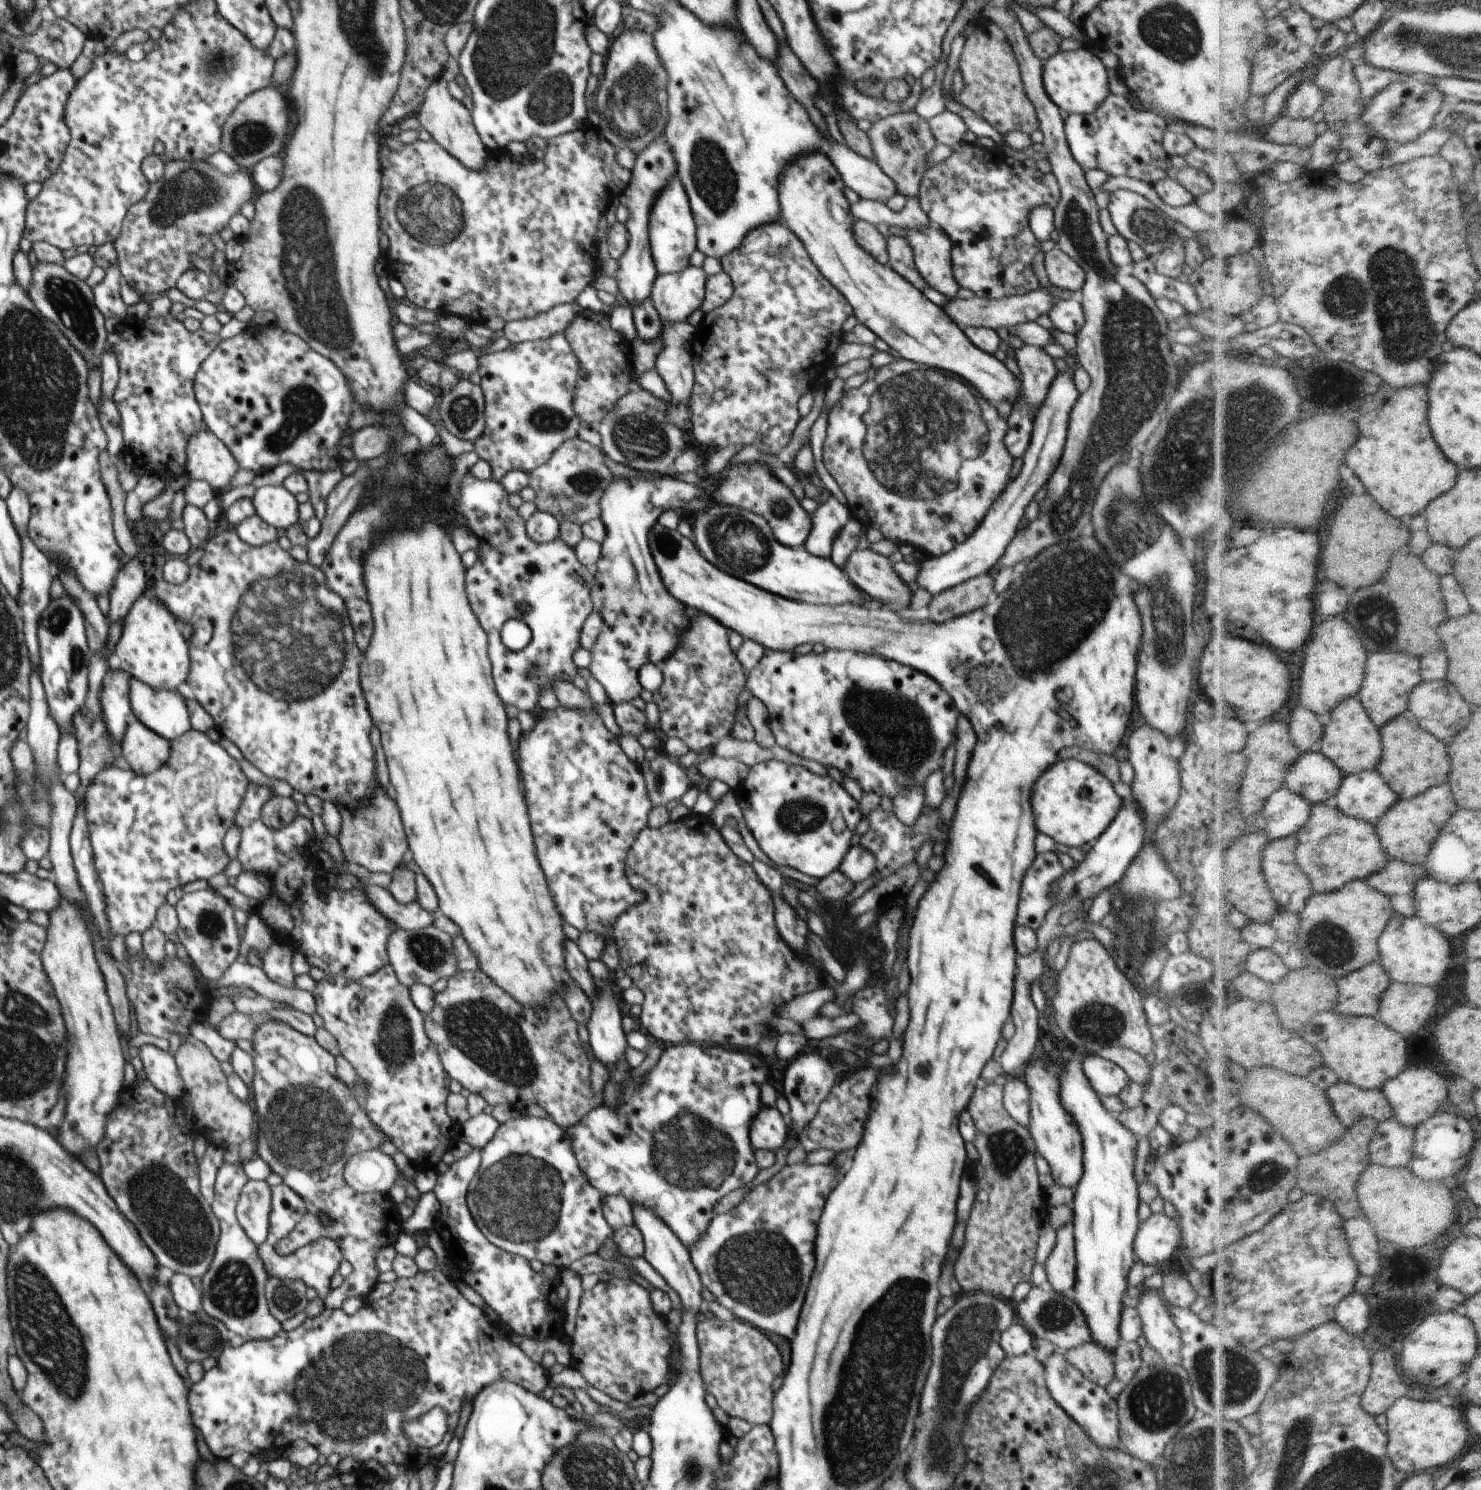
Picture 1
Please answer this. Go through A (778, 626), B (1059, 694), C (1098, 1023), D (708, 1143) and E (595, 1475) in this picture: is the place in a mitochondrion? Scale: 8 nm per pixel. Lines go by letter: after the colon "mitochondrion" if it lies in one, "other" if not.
A: other
B: mitochondrion
C: mitochondrion
D: mitochondrion
E: mitochondrion

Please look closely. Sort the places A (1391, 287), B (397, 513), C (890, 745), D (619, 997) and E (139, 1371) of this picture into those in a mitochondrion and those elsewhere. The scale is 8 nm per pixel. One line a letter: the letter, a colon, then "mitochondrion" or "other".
A: mitochondrion
B: mitochondrion
C: mitochondrion
D: other
E: other

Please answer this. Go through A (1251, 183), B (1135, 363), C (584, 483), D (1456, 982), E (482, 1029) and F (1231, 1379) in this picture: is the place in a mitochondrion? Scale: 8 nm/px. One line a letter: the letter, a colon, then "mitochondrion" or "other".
A: other
B: mitochondrion
C: mitochondrion
D: mitochondrion
E: mitochondrion
F: mitochondrion

